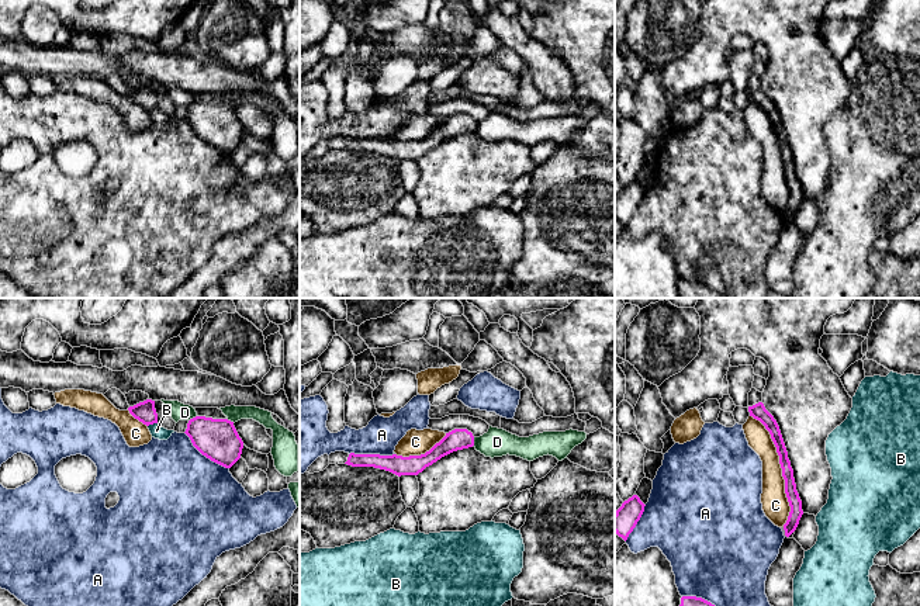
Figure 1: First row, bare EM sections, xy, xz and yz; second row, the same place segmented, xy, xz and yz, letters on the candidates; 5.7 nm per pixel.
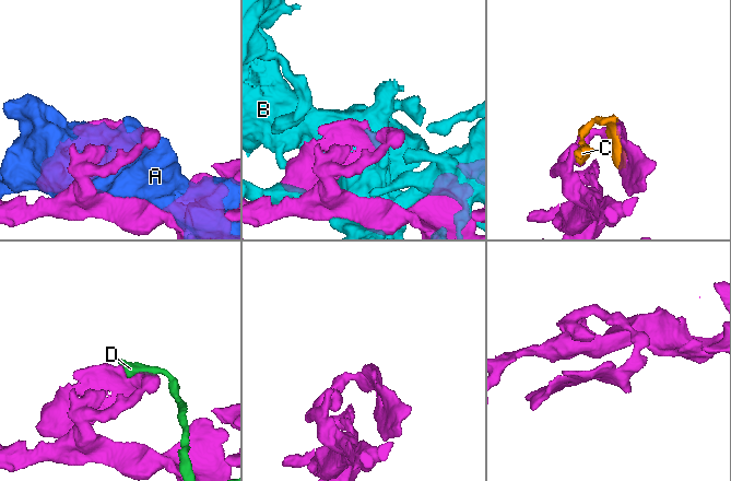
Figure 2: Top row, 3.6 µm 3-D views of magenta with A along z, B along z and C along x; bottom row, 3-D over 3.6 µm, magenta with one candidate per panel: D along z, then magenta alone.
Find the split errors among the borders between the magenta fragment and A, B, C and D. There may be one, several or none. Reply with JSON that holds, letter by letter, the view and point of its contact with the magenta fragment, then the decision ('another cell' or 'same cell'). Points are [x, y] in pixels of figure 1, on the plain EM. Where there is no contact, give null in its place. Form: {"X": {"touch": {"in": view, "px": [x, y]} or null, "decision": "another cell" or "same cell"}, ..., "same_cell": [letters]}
{"A": {"touch": {"in": "xy", "px": [204, 139]}, "decision": "another cell"}, "B": {"touch": {"in": "xy", "px": [152, 108]}, "decision": "another cell"}, "C": {"touch": {"in": "yz", "px": [782, 155]}, "decision": "same cell"}, "D": {"touch": {"in": "xy", "px": [193, 103]}, "decision": "another cell"}, "same_cell": ["C"]}

